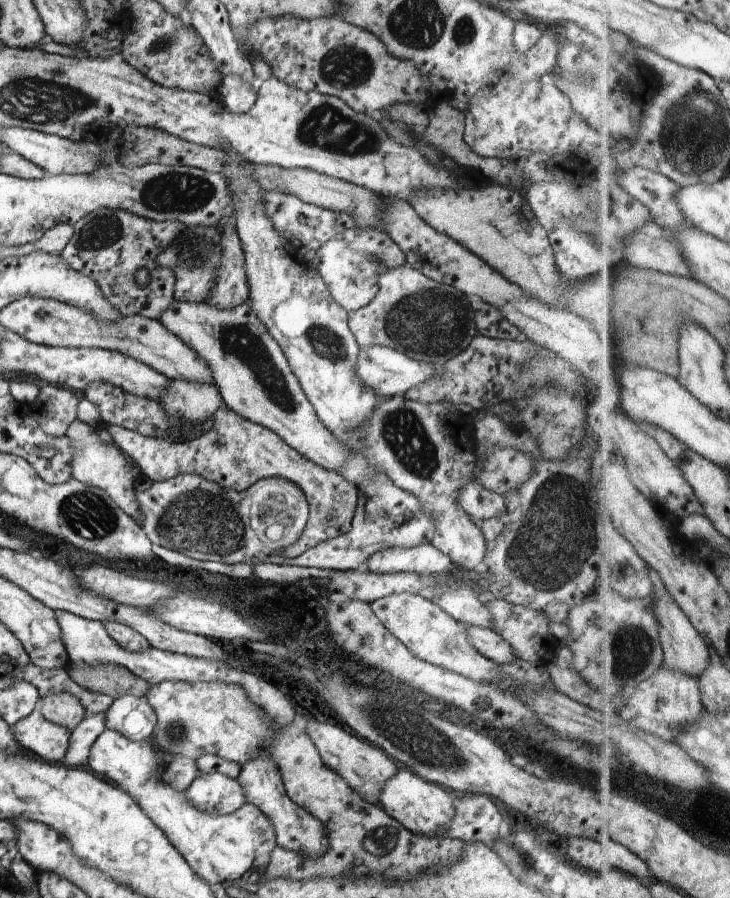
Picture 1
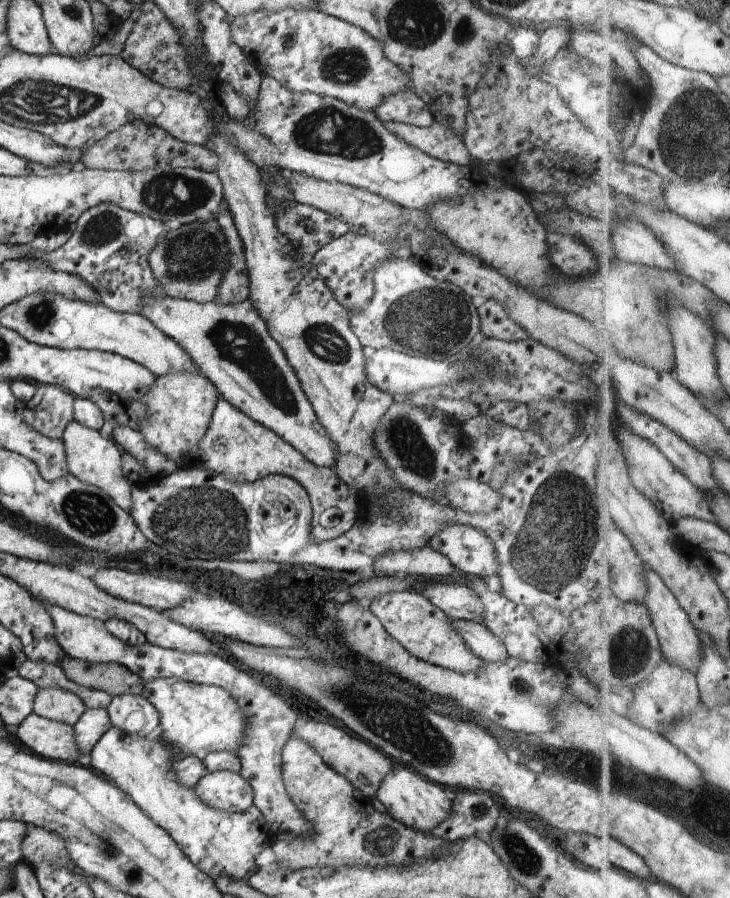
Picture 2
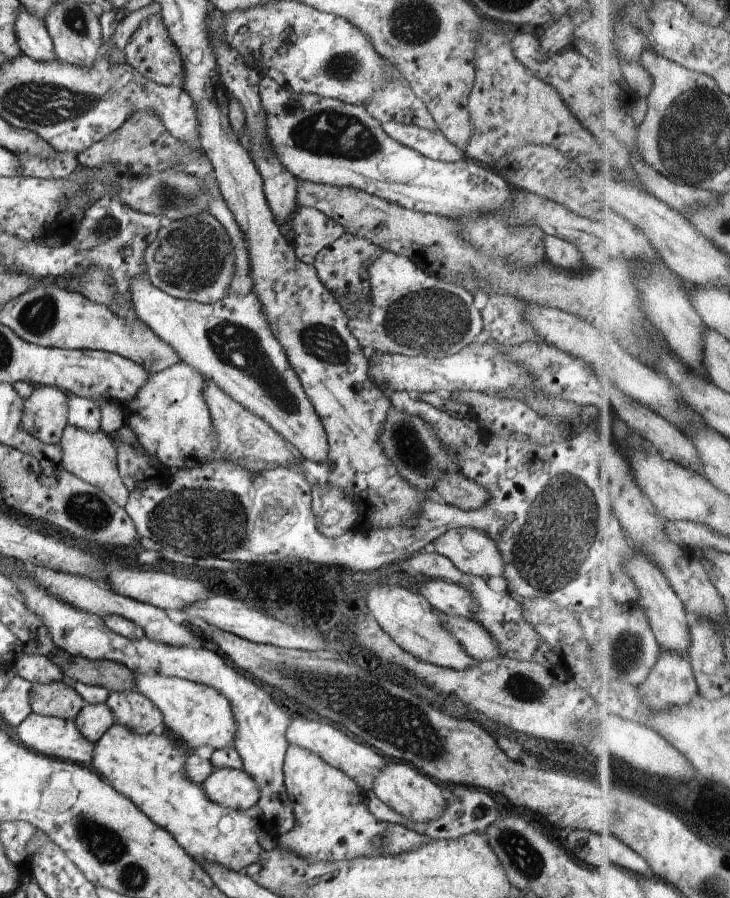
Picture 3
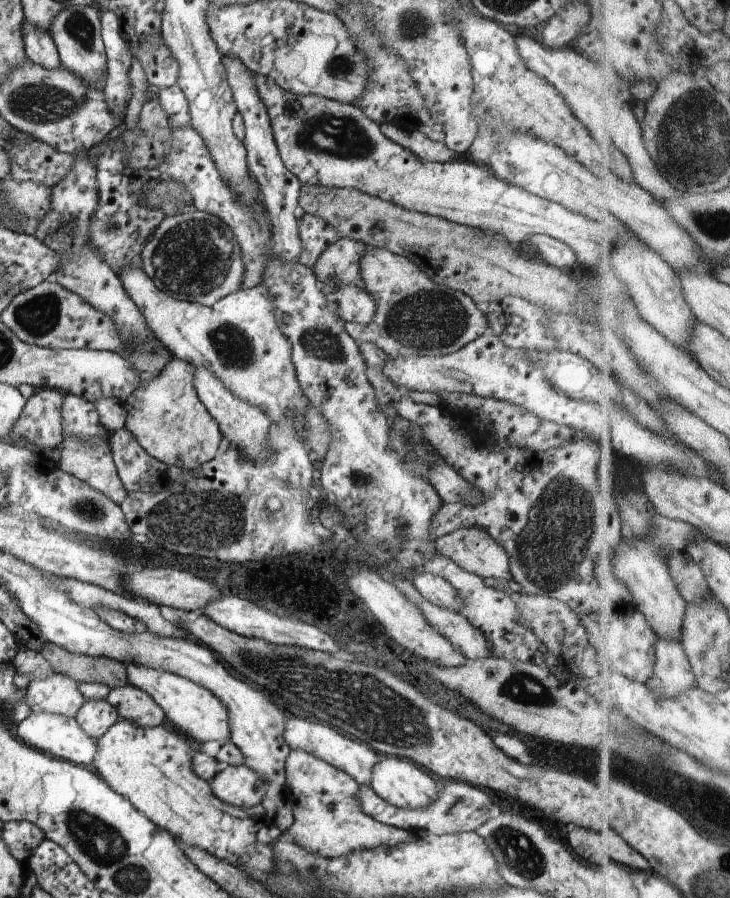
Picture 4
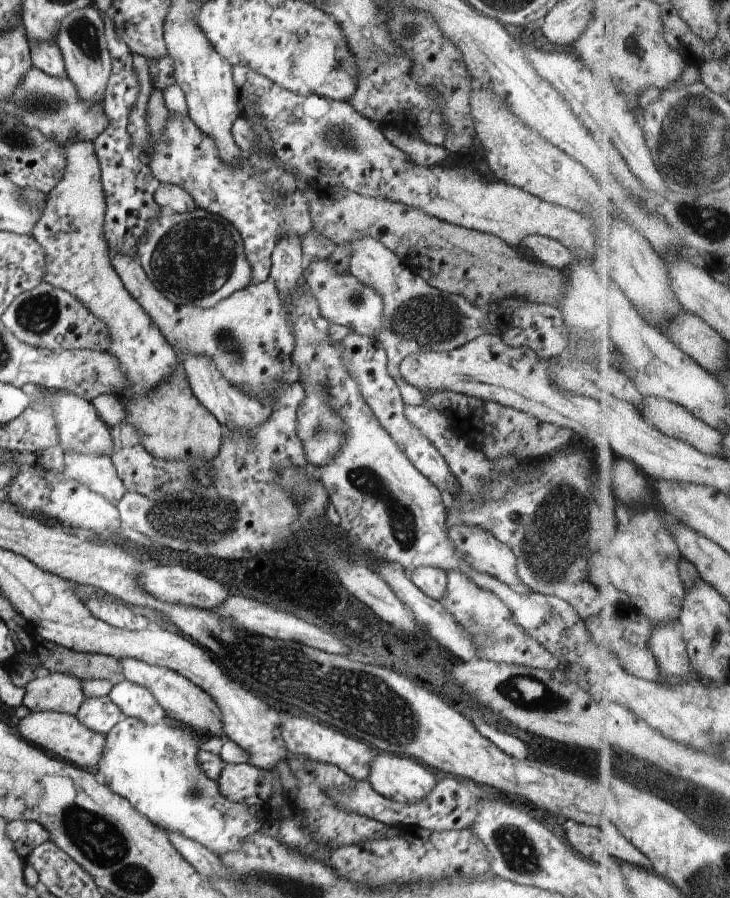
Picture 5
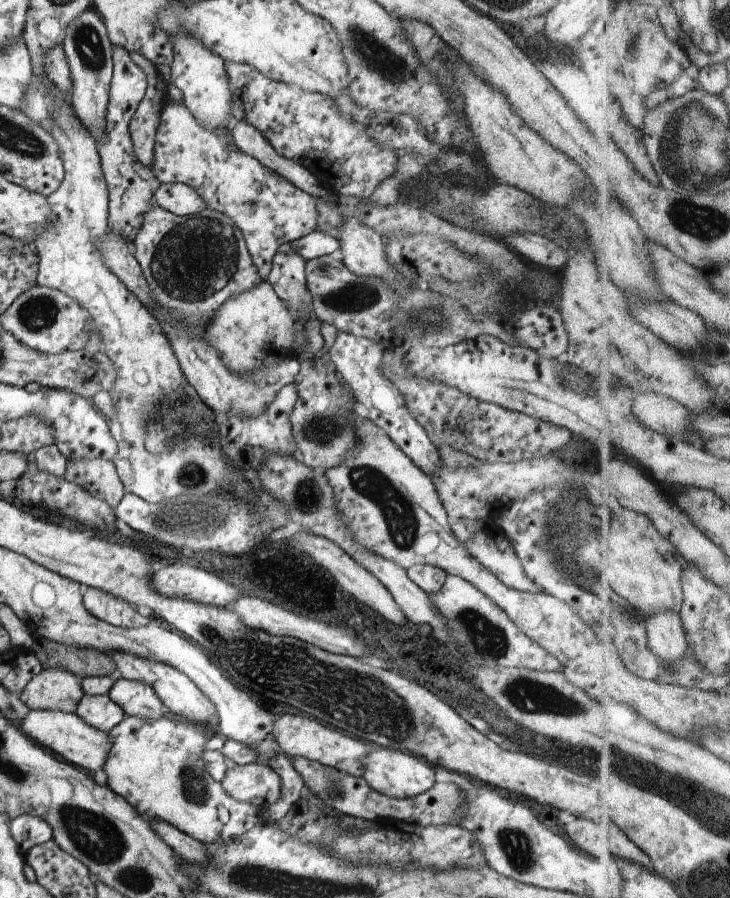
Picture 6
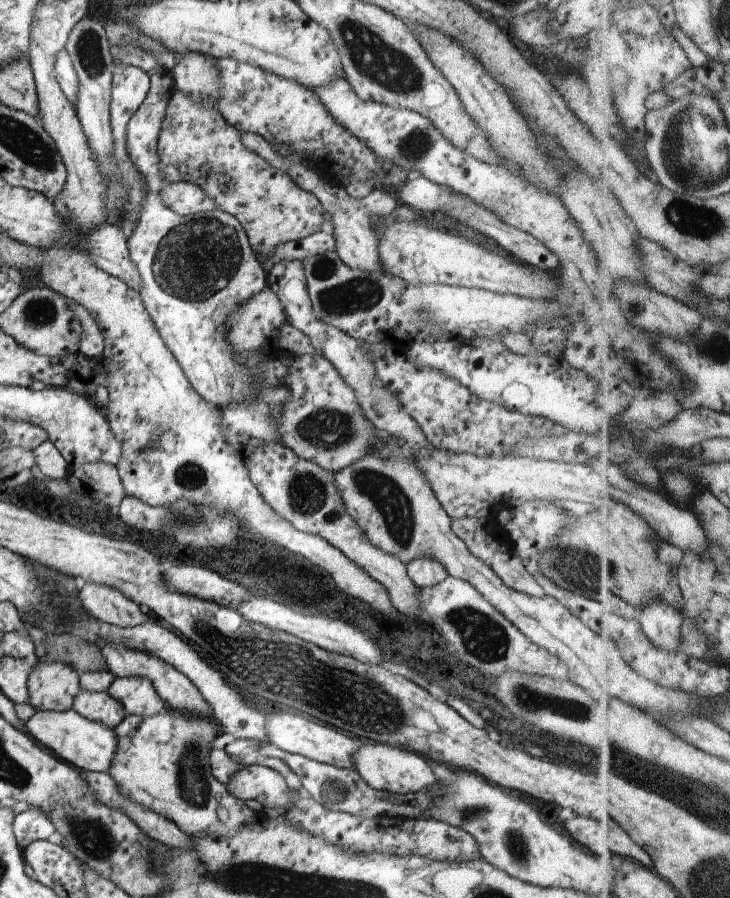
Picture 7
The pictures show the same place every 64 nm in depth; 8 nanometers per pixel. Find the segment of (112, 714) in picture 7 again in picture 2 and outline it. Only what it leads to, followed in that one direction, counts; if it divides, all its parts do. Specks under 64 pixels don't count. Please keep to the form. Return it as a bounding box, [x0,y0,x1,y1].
[72,708,111,764]

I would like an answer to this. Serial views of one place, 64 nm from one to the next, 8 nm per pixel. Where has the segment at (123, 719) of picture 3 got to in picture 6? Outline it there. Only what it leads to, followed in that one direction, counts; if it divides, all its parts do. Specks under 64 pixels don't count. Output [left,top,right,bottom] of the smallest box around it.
[107,677,166,720]

